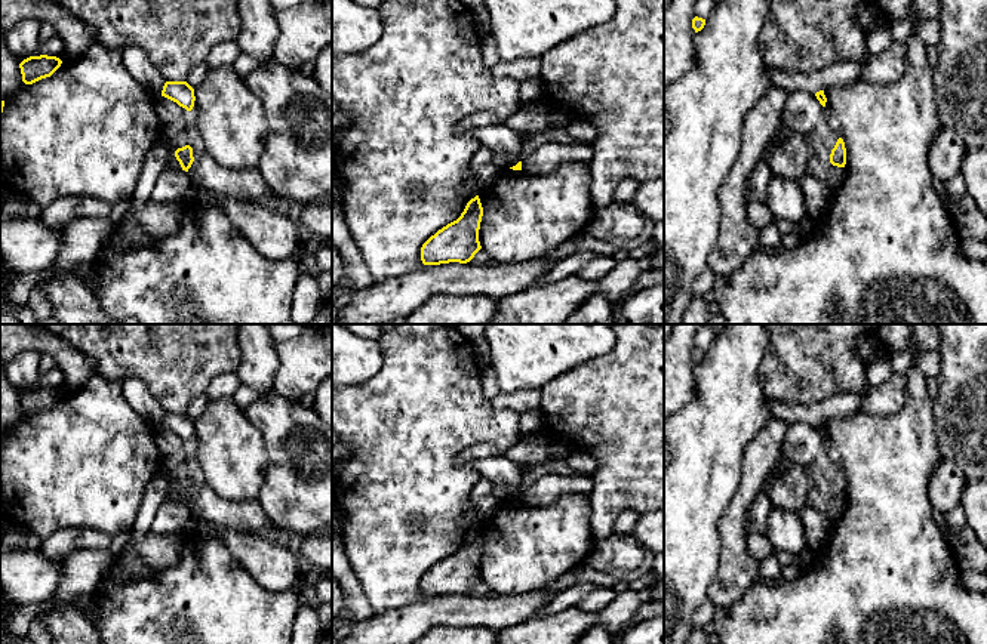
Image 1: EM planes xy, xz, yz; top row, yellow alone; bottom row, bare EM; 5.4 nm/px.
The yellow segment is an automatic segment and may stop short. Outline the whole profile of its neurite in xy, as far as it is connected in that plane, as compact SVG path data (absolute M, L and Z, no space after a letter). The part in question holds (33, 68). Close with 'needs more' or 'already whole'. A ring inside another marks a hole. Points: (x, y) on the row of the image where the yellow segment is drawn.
M30 56L19 64L22 81L25 84L33 84L41 78L50 77L61 64L62 61L56 56Z; already whole

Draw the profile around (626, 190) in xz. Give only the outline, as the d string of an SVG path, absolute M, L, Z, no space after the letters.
M621 179L614 191L614 200L631 201L639 188L639 184L640 182L636 179Z

